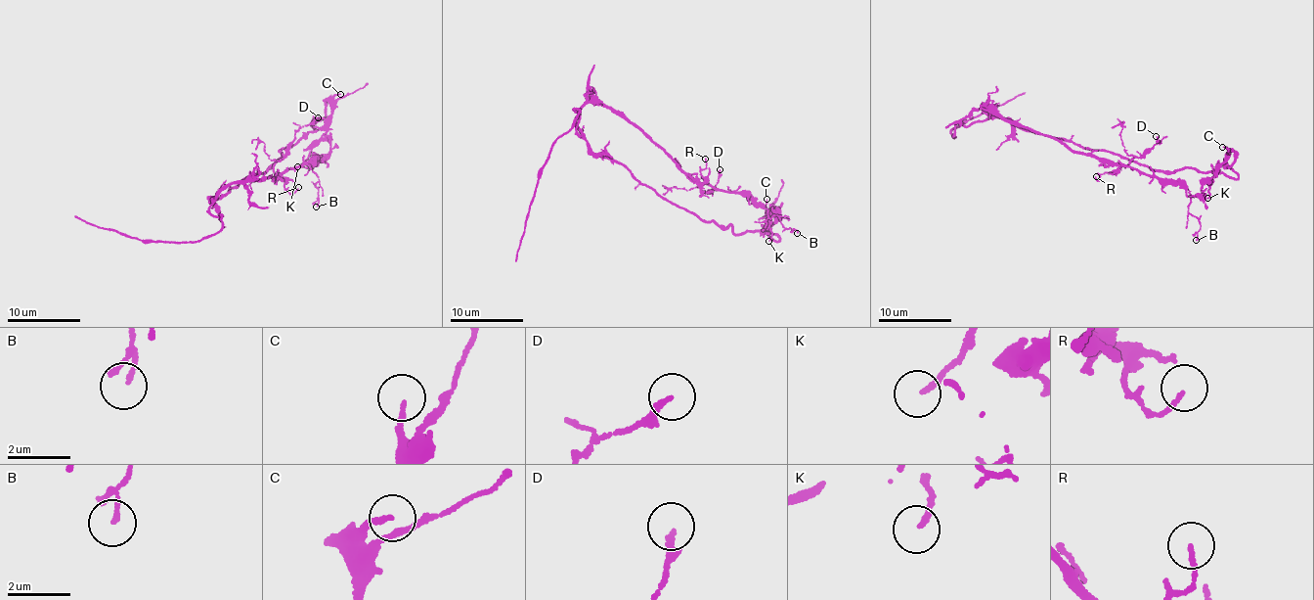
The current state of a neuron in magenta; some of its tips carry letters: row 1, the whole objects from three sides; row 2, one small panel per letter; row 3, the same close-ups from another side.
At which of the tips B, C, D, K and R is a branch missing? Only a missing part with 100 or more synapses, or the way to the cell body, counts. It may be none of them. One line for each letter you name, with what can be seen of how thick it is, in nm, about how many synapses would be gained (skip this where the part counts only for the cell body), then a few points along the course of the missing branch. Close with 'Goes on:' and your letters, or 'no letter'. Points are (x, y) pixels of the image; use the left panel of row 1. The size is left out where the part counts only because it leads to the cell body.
Goes on: no letter

